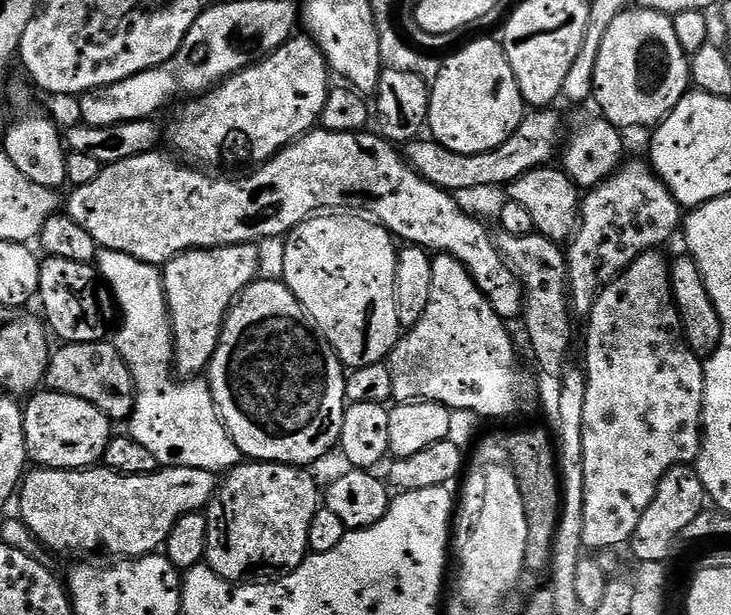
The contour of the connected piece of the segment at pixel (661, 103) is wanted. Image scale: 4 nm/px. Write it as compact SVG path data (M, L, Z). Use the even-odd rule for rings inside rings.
M633 7L631 10L622 13L618 18L614 18L614 22L610 26L610 30L606 30L606 38L602 38L602 50L598 50L598 66L594 66L594 104L600 107L599 115L603 119L608 120L615 128L627 130L627 128L648 128L665 120L670 114L670 110L674 110L674 106L678 106L678 102L690 90L690 77L688 75L688 66L690 63L689 53L682 50L682 46L678 46L678 34L674 34L674 26L672 25L673 17L667 12L655 12L649 8Z

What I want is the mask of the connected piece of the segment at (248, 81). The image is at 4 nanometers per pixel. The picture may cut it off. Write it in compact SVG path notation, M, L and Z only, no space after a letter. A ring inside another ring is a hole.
M301 34L288 41L287 44L277 48L276 51L268 53L259 62L249 64L248 67L243 68L241 72L236 72L233 76L229 76L226 80L221 80L219 84L215 85L211 90L203 93L199 98L192 98L189 104L184 104L176 112L176 117L172 120L172 125L167 125L166 140L173 144L178 151L181 152L181 157L187 158L189 161L201 160L204 164L252 164L248 166L259 166L264 164L267 160L271 160L274 154L278 154L284 149L287 144L292 144L299 136L305 136L307 132L311 132L313 128L317 127L320 115L322 114L322 106L326 106L326 98L328 97L328 89L330 87L330 69L328 61L324 59L324 54L320 50L319 43L315 39L309 38L307 35Z

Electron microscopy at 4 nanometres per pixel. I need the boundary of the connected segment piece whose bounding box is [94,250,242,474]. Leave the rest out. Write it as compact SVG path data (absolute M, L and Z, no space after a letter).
M114 250L97 251L94 264L98 269L99 279L103 283L105 280L112 287L116 304L124 315L120 333L114 337L114 343L132 375L132 385L136 391L132 415L126 424L132 440L138 442L138 446L146 446L146 450L154 454L157 465L166 468L197 468L217 474L224 474L235 468L241 463L242 457L226 426L220 421L220 411L216 409L212 397L212 385L204 378L177 378L174 375L172 320L168 317L161 269L155 264L147 264L138 258L130 258L130 254Z

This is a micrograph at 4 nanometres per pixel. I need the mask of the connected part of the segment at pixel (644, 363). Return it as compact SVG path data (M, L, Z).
M655 251L639 256L621 276L611 280L601 290L599 298L596 299L591 312L586 317L588 341L584 344L584 365L582 365L586 382L586 400L582 406L582 470L584 471L582 538L584 547L588 550L619 549L620 544L627 545L631 541L634 530L638 530L638 522L642 514L646 514L646 506L650 506L654 498L660 479L676 464L695 465L696 457L700 455L704 415L704 364L701 357L694 355L692 349L684 341L684 333L680 326L680 312L676 309L676 299L672 297L670 264L660 255L659 251Z

